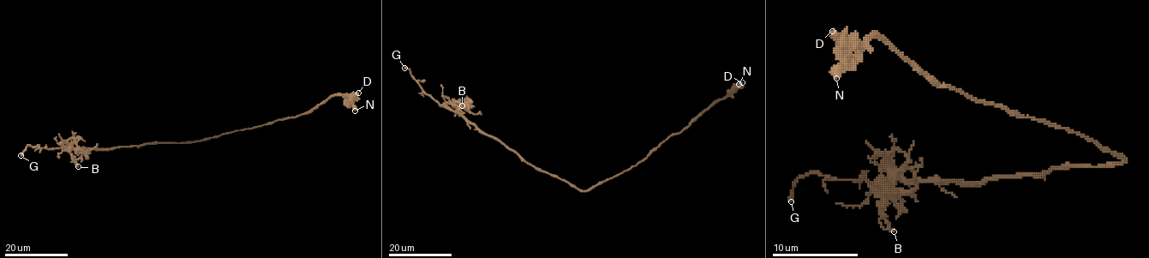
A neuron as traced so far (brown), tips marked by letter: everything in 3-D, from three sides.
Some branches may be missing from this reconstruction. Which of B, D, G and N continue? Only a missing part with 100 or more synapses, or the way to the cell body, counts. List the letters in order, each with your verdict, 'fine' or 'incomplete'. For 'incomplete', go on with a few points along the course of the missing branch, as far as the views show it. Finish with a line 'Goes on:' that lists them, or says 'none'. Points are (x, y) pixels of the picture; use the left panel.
B: fine
D: fine
G: incomplete
N: fine
Goes on: G

